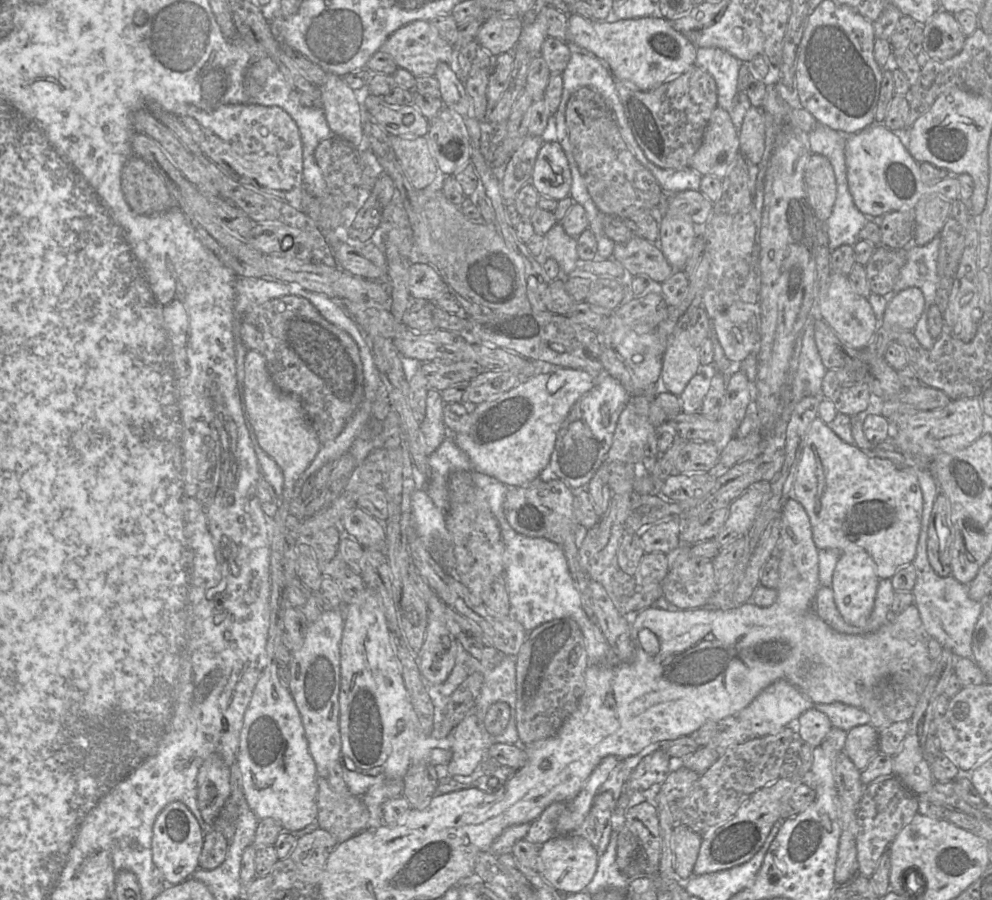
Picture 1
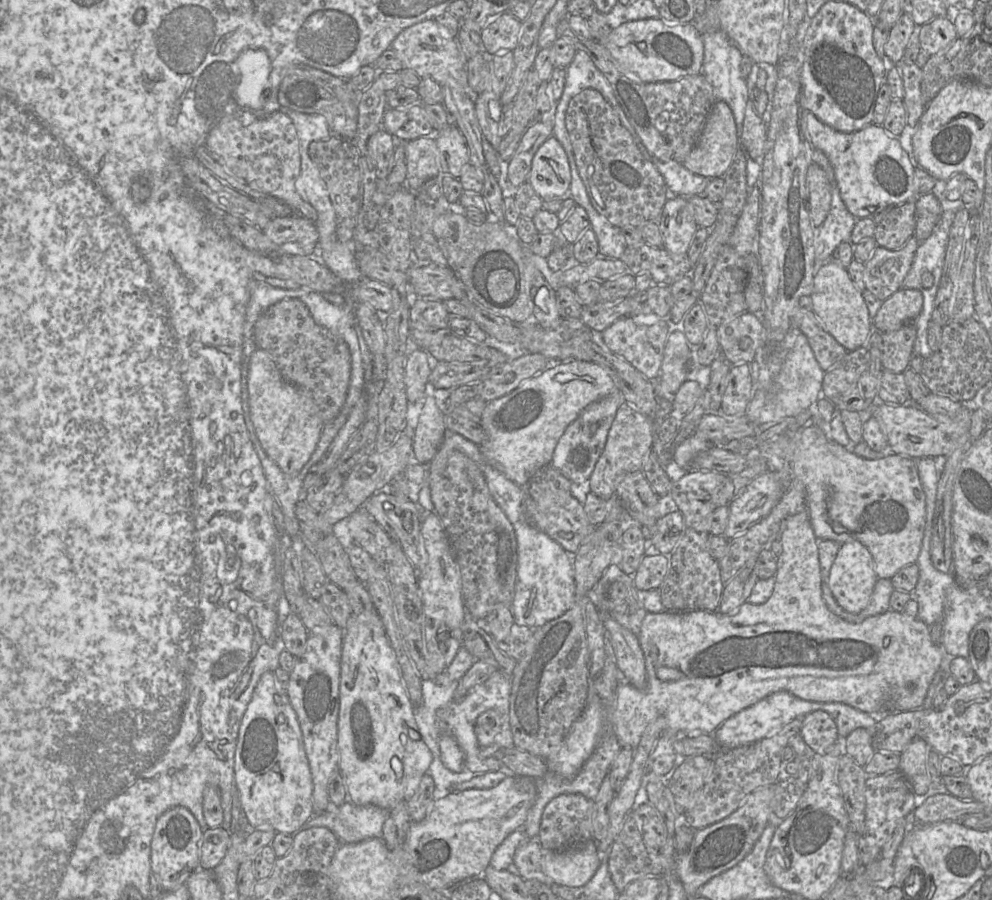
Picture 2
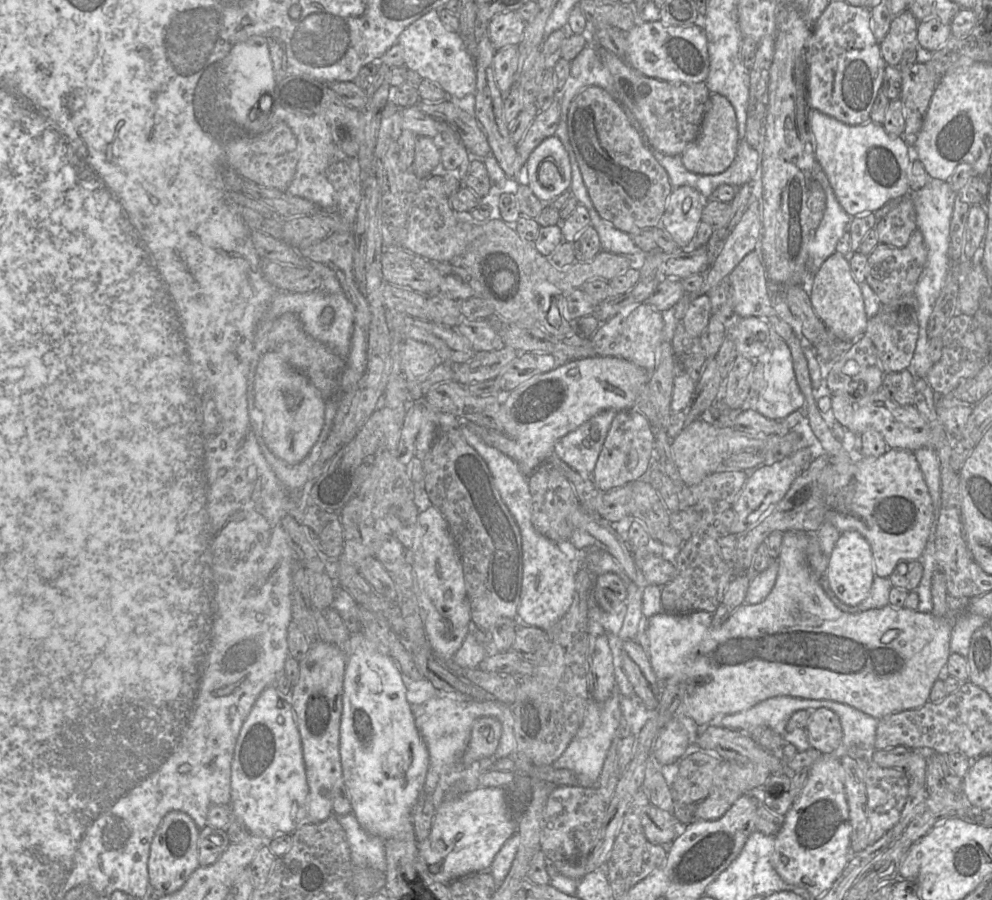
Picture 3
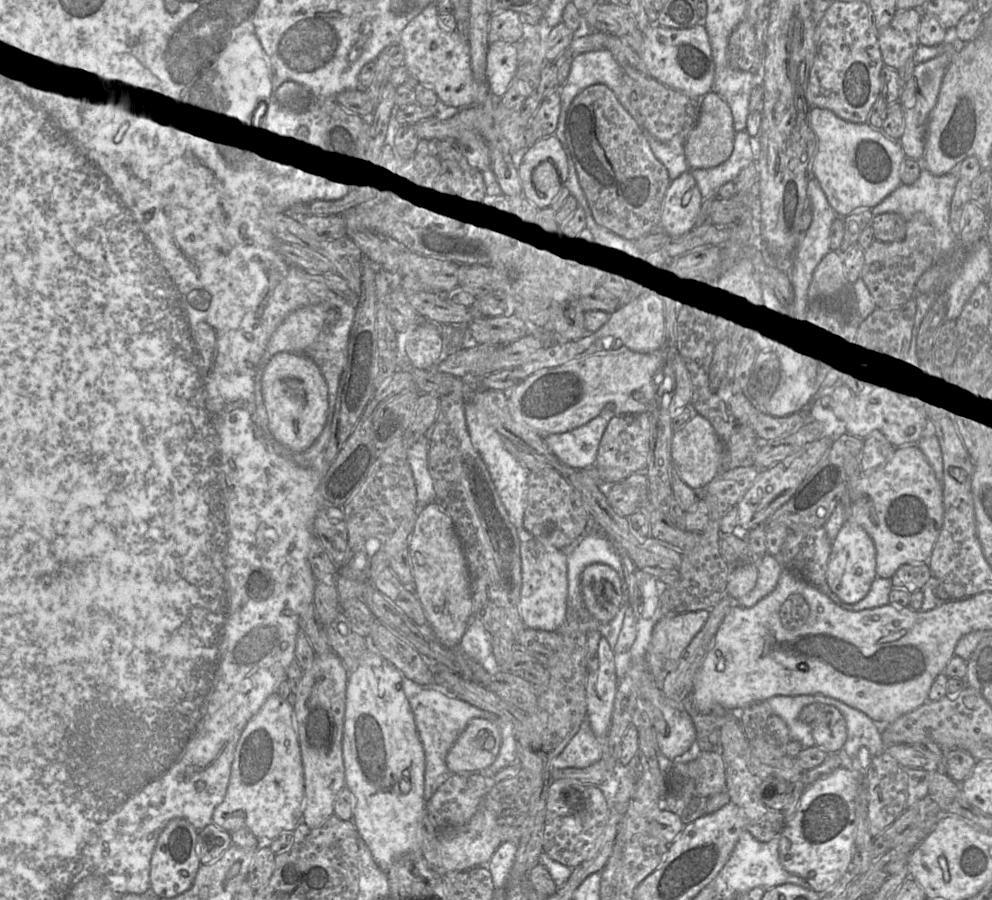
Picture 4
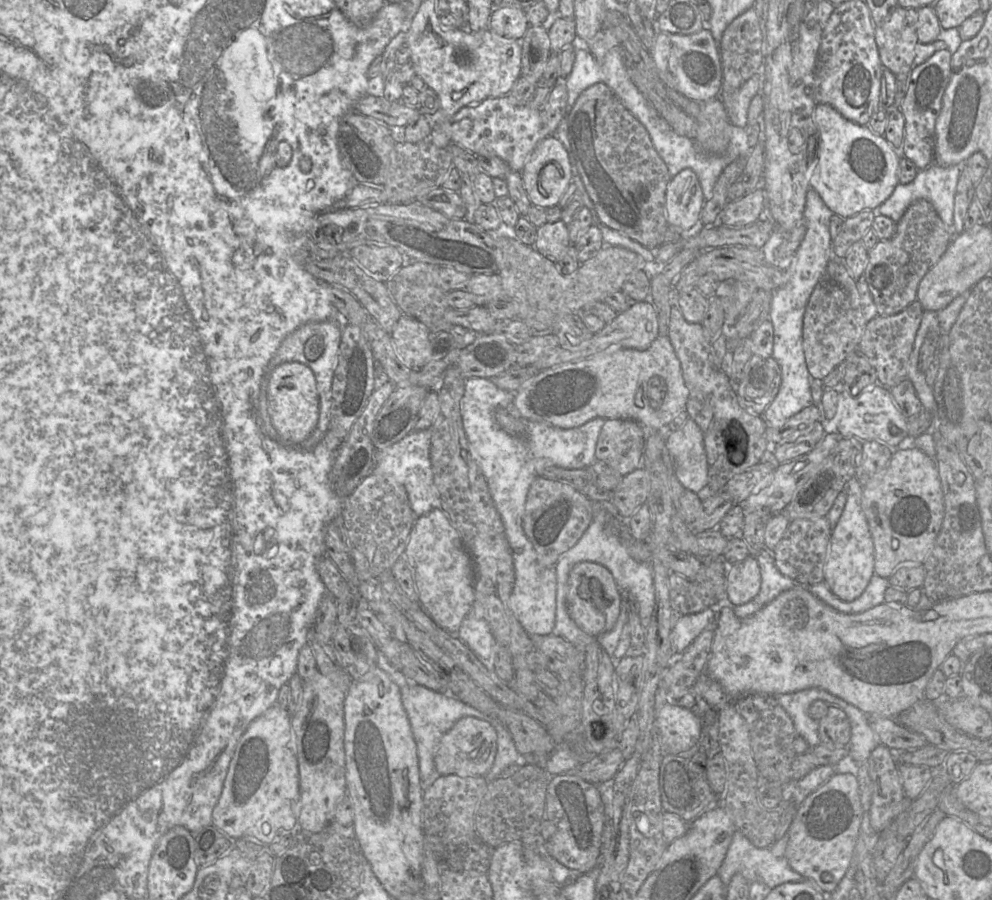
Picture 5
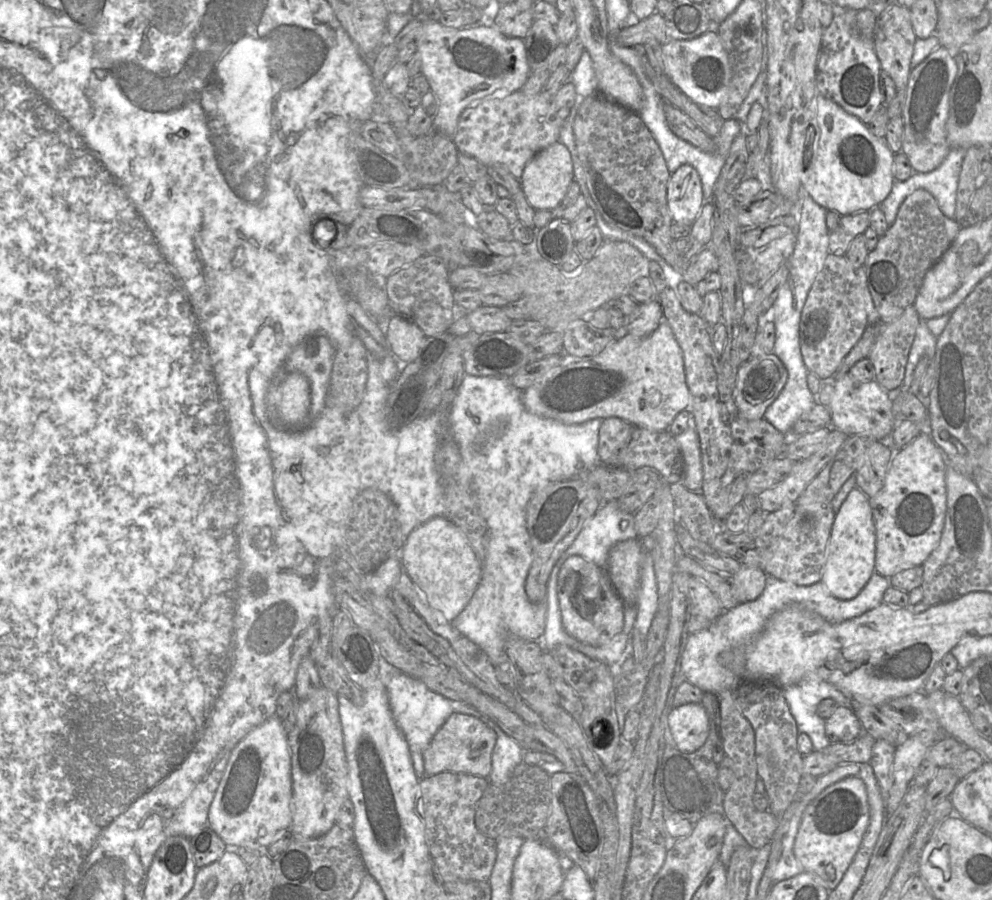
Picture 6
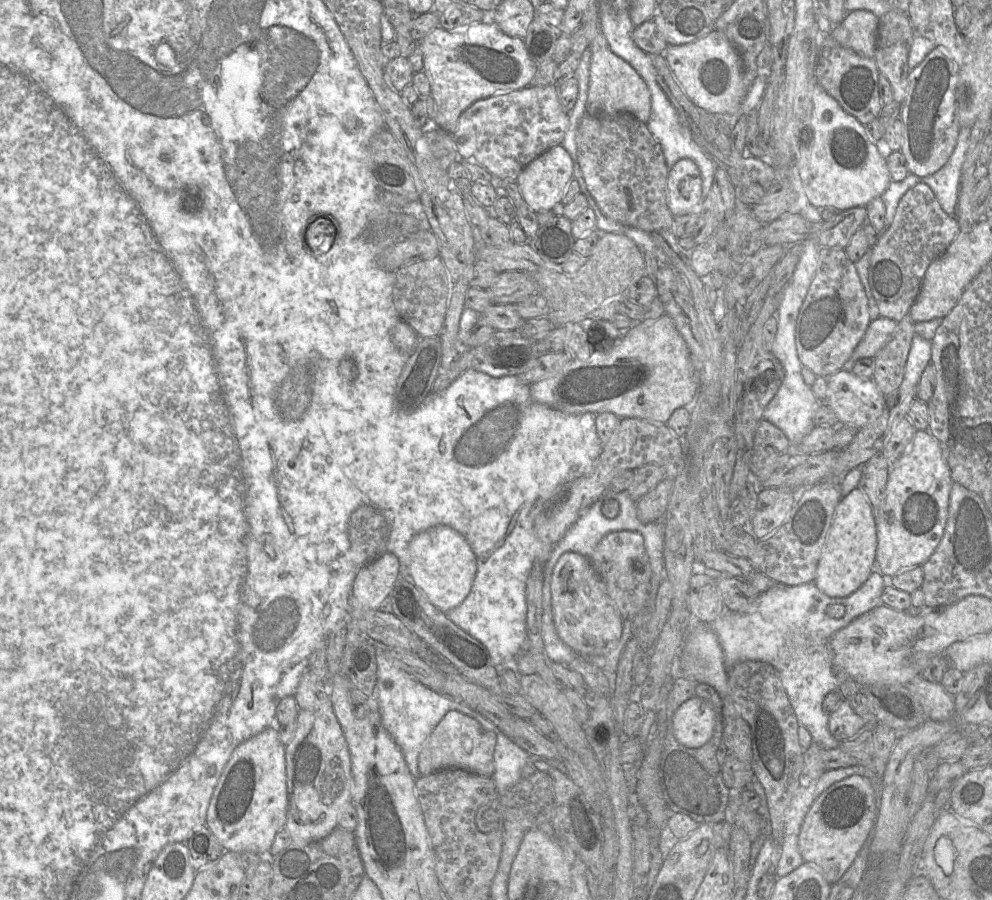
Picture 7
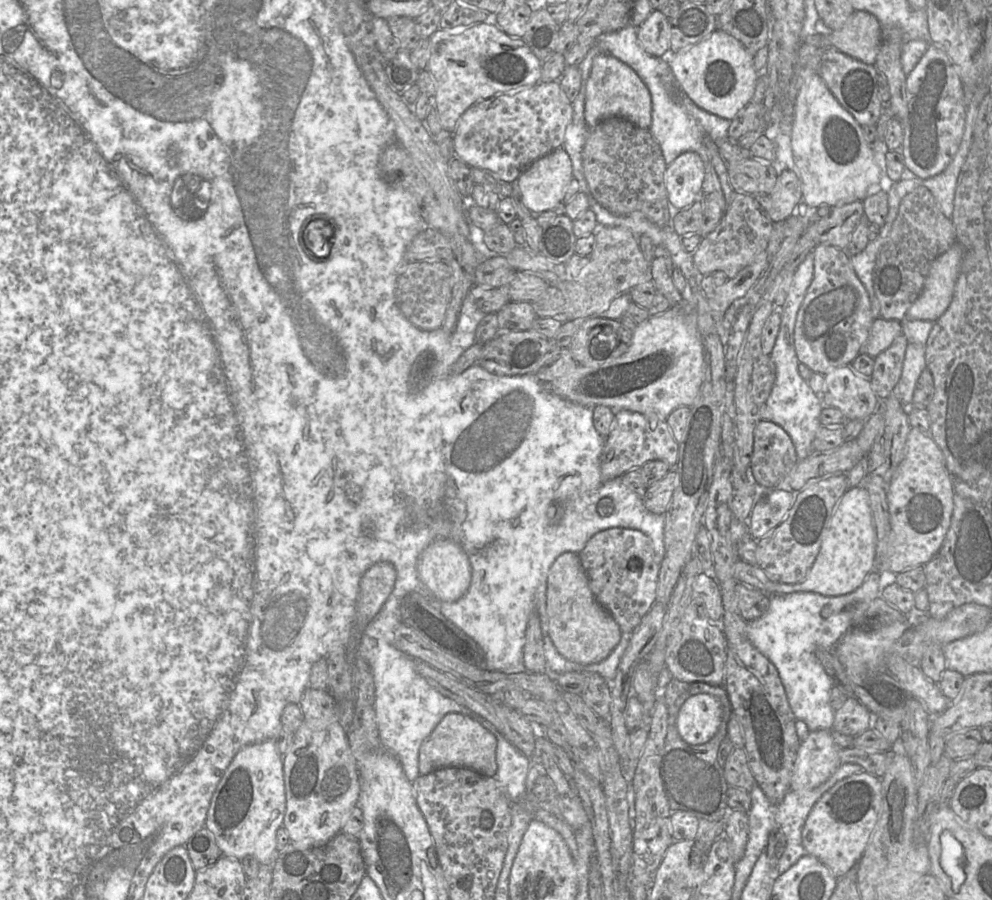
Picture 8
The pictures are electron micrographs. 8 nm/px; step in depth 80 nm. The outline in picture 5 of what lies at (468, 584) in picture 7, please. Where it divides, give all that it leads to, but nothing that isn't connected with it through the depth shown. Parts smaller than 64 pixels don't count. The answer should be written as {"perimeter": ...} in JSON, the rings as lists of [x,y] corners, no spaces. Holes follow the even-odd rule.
{"perimeter":[[[441,508],[415,519],[403,556],[411,569],[421,606],[436,625],[457,634],[474,604],[474,571],[457,530]]]}

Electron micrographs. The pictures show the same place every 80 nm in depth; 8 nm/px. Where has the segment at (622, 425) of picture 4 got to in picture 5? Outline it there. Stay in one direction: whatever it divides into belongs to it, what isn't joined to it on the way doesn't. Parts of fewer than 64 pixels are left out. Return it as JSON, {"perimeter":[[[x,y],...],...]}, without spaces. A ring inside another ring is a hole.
{"perimeter":[[[606,419],[596,443],[596,461],[603,462],[623,477],[642,467],[647,430],[637,421],[631,419]]]}

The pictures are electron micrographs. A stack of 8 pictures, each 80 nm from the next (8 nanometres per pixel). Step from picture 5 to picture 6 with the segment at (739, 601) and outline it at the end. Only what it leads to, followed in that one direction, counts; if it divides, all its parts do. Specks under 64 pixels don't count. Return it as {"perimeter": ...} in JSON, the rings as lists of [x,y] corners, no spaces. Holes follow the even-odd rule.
{"perimeter":[[[742,565],[732,578],[733,596],[738,604],[742,604],[755,600],[762,594],[767,574],[759,566]]]}

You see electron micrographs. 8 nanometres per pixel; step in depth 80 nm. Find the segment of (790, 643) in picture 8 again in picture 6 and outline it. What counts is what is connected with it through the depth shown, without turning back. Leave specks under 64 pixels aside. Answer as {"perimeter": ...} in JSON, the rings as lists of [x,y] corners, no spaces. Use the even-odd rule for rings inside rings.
{"perimeter":[[[874,572],[856,597],[841,600],[831,595],[822,582],[797,585],[767,575],[766,586],[758,598],[724,610],[707,628],[683,636],[679,671],[688,682],[703,692],[711,692],[718,697],[720,691],[734,689],[741,681],[730,669],[722,665],[720,654],[746,645],[764,629],[776,612],[792,605],[800,605],[828,622],[840,623],[860,616],[883,603],[883,594],[889,586],[889,578]],[[804,678],[783,688],[783,694],[799,733],[806,733],[810,737],[814,750],[822,751],[831,744],[825,733],[825,719],[816,712],[819,702],[832,698],[838,705],[852,708],[852,699],[849,696],[821,679]]]}

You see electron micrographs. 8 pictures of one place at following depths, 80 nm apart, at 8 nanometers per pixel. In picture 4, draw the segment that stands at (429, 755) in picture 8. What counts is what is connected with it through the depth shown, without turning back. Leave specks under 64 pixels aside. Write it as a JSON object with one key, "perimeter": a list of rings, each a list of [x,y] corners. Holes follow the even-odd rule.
{"perimeter":[[[474,718],[457,738],[446,756],[450,772],[480,772],[496,759],[501,746],[499,728],[492,722]]]}

